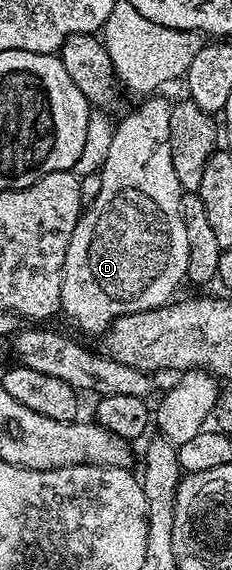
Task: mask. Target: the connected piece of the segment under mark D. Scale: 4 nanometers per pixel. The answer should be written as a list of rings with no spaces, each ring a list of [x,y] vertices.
[[[147,97],[142,100],[140,107],[135,108],[123,120],[115,123],[115,136],[110,143],[109,157],[105,159],[101,175],[101,191],[84,206],[77,225],[73,229],[73,237],[69,237],[69,249],[65,249],[65,265],[61,277],[61,301],[59,302],[62,314],[68,315],[83,331],[96,331],[102,333],[107,326],[117,317],[125,317],[129,313],[141,313],[152,311],[158,307],[164,307],[172,302],[175,290],[179,282],[187,279],[187,266],[189,265],[189,237],[185,237],[185,221],[183,220],[183,196],[185,194],[177,181],[177,173],[173,169],[173,153],[171,152],[171,124],[172,100],[155,99],[159,97]]]

